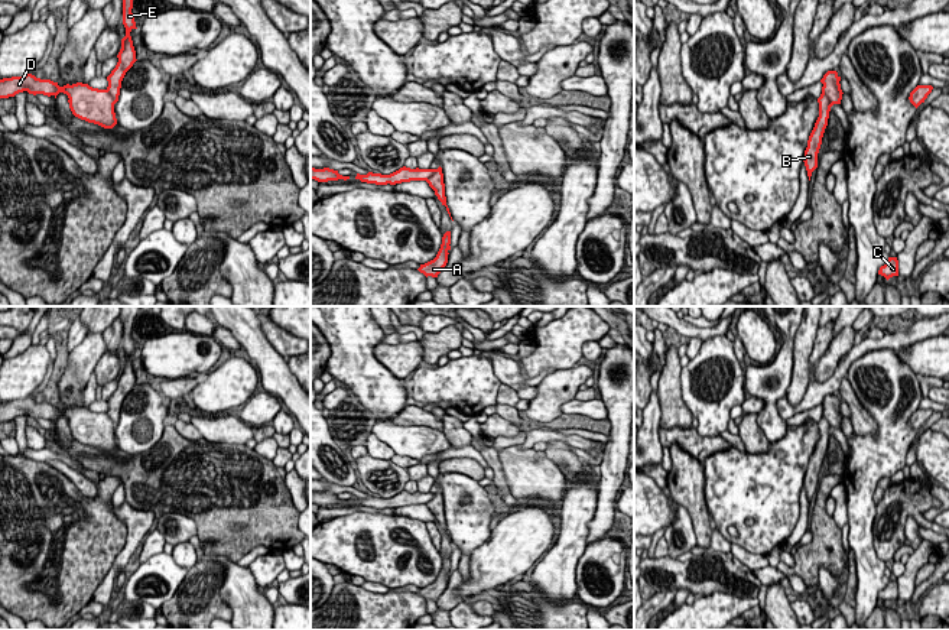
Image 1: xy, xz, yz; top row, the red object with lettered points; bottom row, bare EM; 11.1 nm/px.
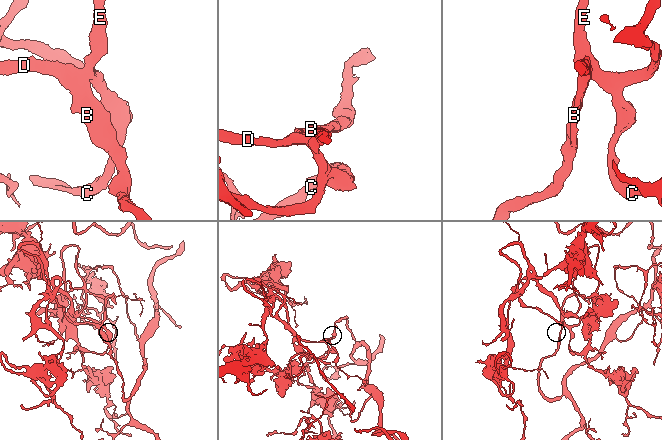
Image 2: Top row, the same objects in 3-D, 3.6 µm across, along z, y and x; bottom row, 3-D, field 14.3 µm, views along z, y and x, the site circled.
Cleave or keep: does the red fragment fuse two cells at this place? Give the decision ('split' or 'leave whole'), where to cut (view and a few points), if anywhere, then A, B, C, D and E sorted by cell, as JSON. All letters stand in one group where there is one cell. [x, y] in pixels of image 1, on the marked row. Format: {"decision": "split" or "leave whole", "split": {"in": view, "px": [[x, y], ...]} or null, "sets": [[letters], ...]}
{"decision": "leave whole", "split": null, "sets": [["A", "B", "C", "D", "E"]]}

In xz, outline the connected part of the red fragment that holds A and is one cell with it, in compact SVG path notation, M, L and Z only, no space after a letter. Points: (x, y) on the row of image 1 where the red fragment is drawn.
M446 231L442 237L441 249L436 254L436 257L425 264L420 264L417 269L420 273L423 273L426 277L438 277L438 275L443 270L443 267L448 263L448 251L451 250L451 231Z

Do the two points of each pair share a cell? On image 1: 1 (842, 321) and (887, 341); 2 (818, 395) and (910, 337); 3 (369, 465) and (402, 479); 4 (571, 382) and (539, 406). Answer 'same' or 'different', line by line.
1: different
2: same
3: same
4: same

